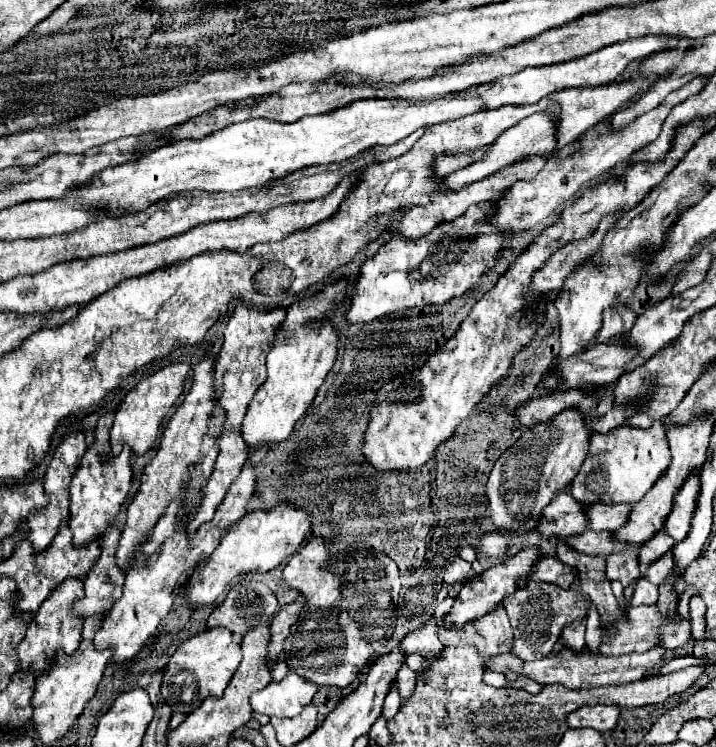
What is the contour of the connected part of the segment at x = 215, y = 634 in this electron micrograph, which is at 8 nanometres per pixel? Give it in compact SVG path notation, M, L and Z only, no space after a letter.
M212 628L206 632L200 632L188 640L184 640L178 650L170 656L170 662L162 676L162 698L174 712L188 714L190 710L198 708L202 700L208 696L220 698L236 672L238 664L242 660L240 644L234 642L232 632L228 628Z

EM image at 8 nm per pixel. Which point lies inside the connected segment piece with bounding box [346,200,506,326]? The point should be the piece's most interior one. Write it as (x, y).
(401, 275)

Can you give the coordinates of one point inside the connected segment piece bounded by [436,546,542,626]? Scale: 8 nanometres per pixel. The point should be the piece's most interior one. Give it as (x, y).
(479, 594)

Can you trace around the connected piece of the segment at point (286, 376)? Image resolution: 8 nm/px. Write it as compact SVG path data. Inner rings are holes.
M336 284L336 286L326 286L322 292L318 292L314 296L296 300L288 308L286 320L284 320L286 334L282 334L276 340L274 348L268 352L268 360L266 360L268 378L258 388L258 392L254 394L248 410L246 410L244 422L242 422L242 438L244 438L246 446L250 446L254 450L260 450L260 448L276 448L280 442L284 442L292 434L294 424L302 418L302 414L306 412L306 408L312 404L312 400L314 400L320 384L324 382L326 374L330 372L330 368L332 368L332 364L336 360L336 342L338 342L338 336L334 332L334 326L328 320L322 320L322 316L326 312L326 308L330 308L336 302L342 302L342 298L344 298L344 284Z

